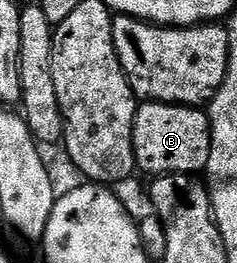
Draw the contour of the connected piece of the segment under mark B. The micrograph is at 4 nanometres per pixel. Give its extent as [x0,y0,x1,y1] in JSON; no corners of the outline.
[133,100,213,174]

